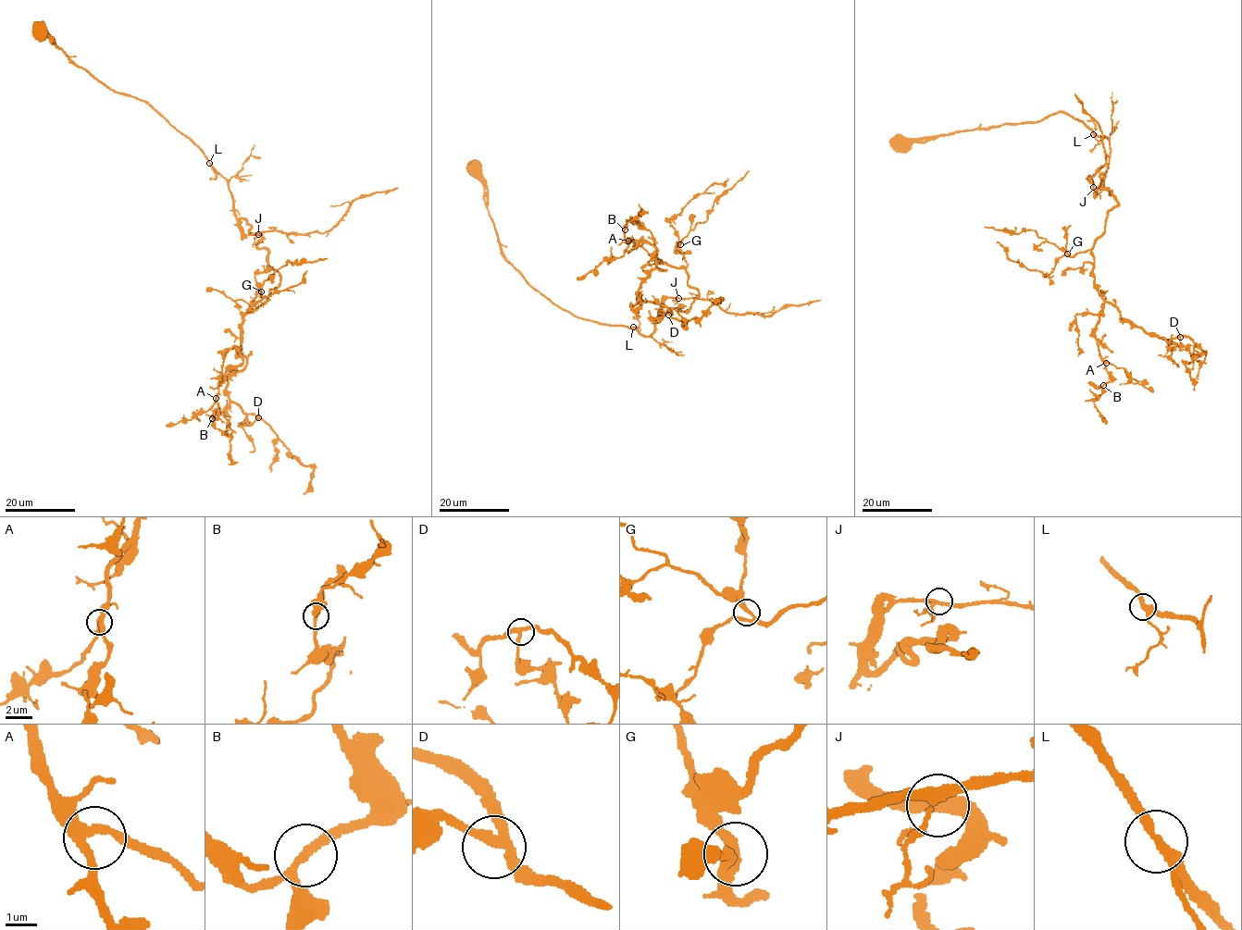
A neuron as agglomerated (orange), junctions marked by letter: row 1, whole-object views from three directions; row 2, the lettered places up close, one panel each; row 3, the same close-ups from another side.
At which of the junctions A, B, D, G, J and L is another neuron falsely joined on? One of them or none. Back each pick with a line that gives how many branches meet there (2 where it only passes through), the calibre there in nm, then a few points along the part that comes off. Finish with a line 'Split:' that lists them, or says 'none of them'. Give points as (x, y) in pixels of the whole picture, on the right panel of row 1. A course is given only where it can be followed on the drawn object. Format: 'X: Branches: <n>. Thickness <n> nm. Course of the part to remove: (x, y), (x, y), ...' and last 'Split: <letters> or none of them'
Split: none of them

